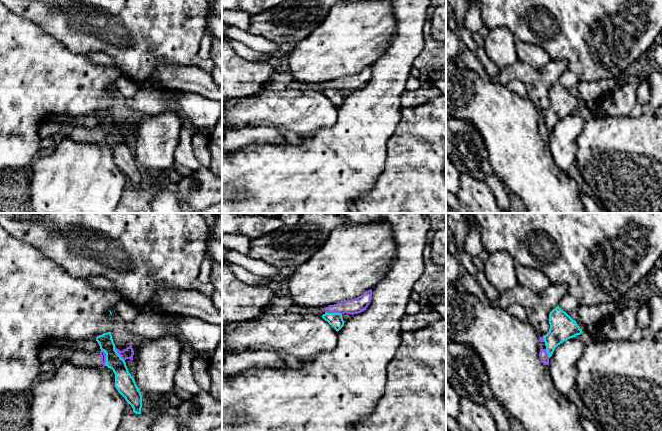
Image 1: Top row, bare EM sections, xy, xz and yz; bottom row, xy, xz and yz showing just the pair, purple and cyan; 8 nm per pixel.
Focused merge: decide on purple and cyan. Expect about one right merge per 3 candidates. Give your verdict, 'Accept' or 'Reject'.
Reject

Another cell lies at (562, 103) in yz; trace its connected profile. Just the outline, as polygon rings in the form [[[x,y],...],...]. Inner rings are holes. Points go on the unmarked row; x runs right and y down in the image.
[[[559,82],[550,88],[549,100],[549,108],[543,112],[549,134],[558,121],[582,109],[576,97]]]

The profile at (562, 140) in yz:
[[[581,109],[558,121],[549,134],[549,149],[556,166],[564,172],[576,163],[577,137],[582,132],[591,112]]]

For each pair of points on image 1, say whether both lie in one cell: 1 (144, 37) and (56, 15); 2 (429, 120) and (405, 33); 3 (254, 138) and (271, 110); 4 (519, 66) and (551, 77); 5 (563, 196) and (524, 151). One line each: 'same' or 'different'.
1: same
2: different
3: different
4: same
5: same

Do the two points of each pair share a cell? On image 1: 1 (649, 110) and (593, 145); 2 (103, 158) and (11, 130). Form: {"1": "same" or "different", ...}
{"1": "different", "2": "different"}

